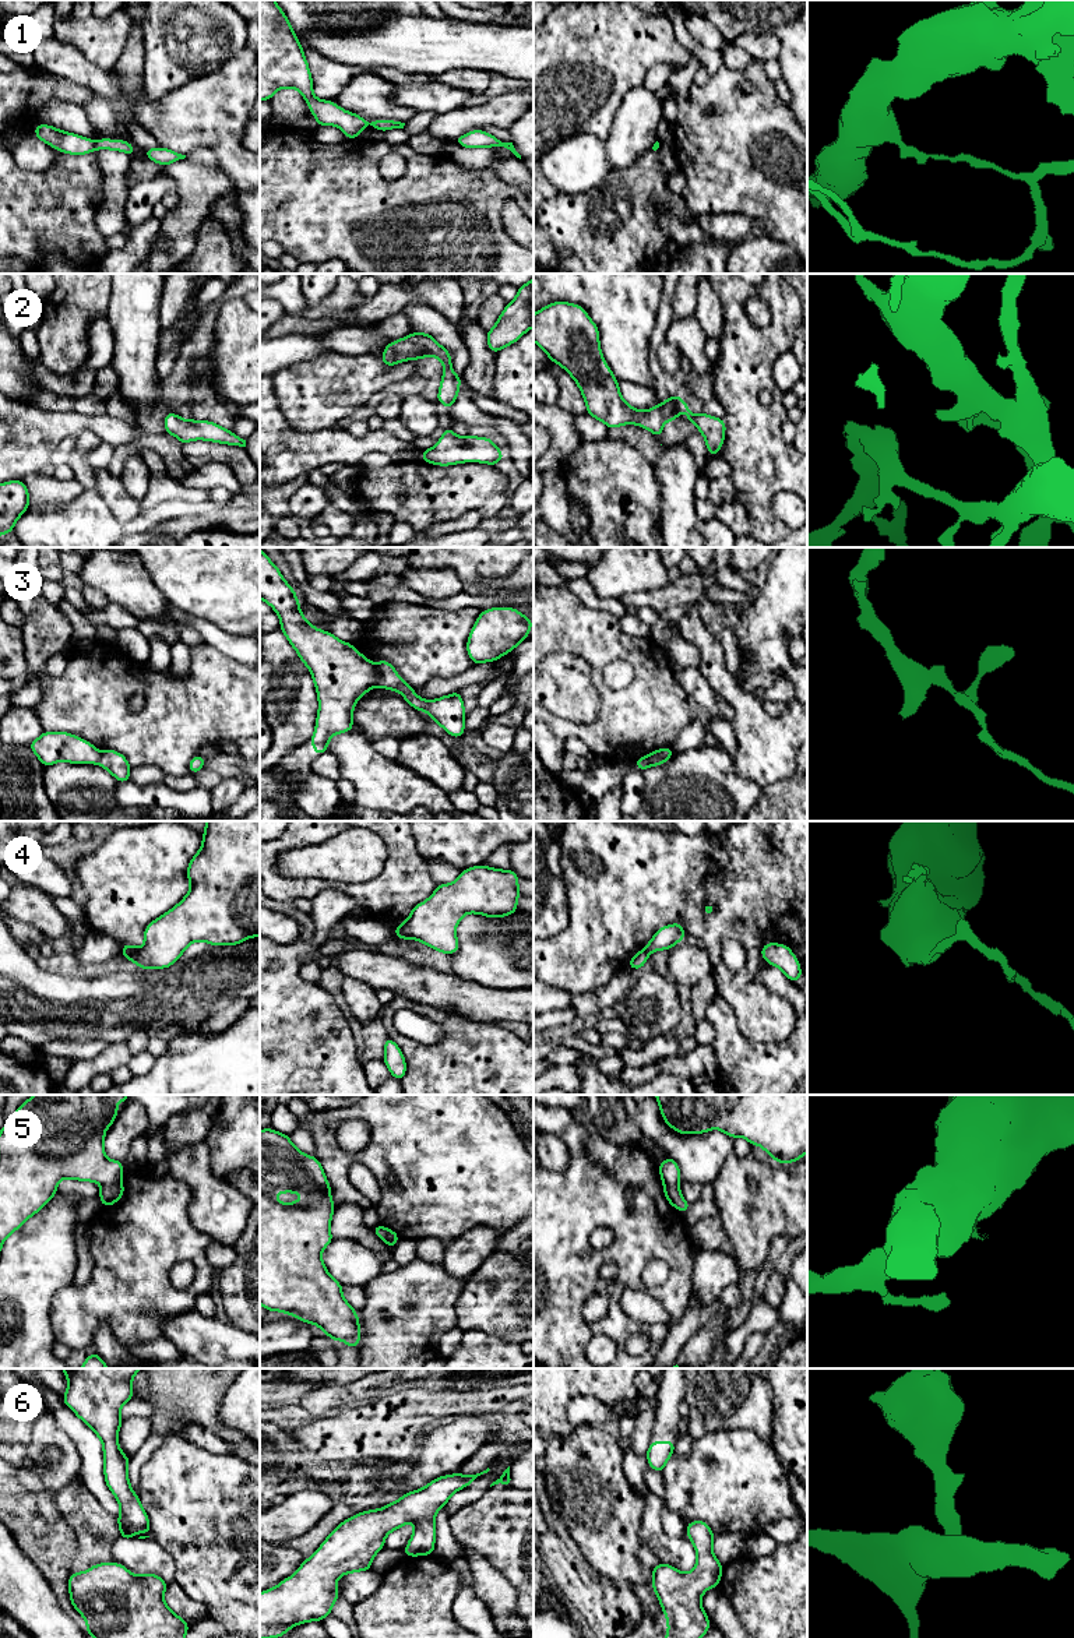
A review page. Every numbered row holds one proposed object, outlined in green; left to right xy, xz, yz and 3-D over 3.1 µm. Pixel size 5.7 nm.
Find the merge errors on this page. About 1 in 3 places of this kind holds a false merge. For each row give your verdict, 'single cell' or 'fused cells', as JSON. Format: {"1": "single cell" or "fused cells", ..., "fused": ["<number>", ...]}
{"1": "fused cells", "2": "single cell", "3": "fused cells", "4": "fused cells", "5": "fused cells", "6": "single cell", "fused": ["1", "3", "4", "5"]}

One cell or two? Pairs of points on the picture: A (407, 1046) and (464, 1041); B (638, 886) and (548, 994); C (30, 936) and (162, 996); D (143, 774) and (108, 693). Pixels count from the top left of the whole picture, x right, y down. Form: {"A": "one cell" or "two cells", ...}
{"A": "one cell", "B": "two cells", "C": "two cells", "D": "two cells"}

